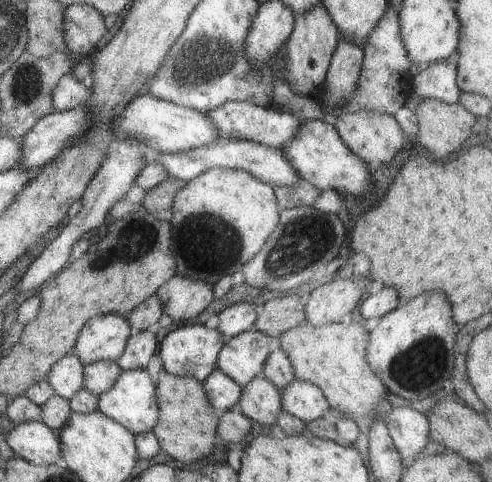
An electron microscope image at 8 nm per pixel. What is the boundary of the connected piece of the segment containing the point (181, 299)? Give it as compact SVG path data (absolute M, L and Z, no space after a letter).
M174 275L155 292L161 300L164 314L176 323L188 322L208 309L213 301L213 285L205 280L192 280Z

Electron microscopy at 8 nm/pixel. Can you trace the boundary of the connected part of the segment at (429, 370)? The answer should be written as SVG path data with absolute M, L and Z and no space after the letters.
M384 288L378 294L366 294L360 303L363 318L379 318L378 325L369 333L365 350L366 362L387 390L411 401L422 400L427 396L438 397L443 394L444 382L451 378L455 367L455 338L460 326L452 320L450 302L442 292L426 292L416 296L408 304L398 308L398 294L394 288Z

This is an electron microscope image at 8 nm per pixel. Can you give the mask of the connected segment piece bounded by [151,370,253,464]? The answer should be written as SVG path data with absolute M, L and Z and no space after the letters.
M163 370L159 374L155 391L159 417L151 431L158 439L160 448L170 458L180 460L184 464L192 464L207 456L211 457L216 436L222 438L225 443L242 441L253 424L253 420L233 409L219 412L210 402L203 384L194 377L173 375Z

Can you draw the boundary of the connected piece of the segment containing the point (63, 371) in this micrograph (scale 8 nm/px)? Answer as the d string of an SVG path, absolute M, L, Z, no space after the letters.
M73 354L63 356L46 378L56 395L69 399L83 387L85 364Z

